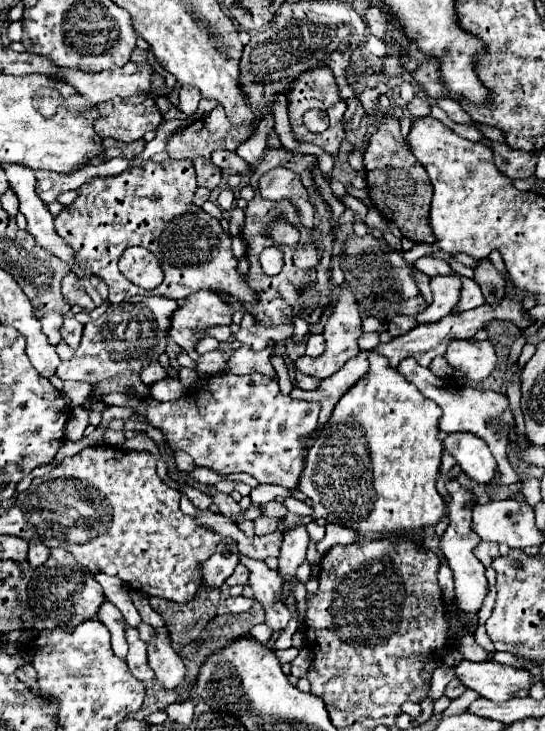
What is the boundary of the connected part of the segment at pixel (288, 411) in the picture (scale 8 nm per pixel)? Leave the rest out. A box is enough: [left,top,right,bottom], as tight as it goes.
[137,373,319,489]

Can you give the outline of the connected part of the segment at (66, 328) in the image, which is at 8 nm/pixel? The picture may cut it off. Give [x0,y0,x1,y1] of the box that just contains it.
[61,319,83,349]

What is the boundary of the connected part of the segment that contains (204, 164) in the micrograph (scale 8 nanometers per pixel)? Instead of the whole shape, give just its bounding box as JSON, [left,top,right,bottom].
[167,107,257,189]

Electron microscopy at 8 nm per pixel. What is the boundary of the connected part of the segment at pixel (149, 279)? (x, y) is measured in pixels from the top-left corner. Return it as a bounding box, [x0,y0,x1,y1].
[119,247,163,289]

